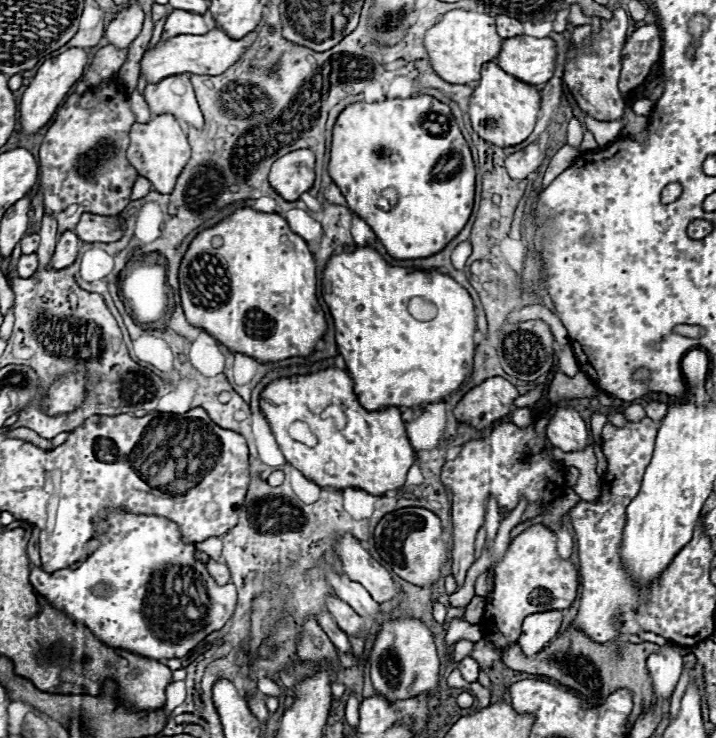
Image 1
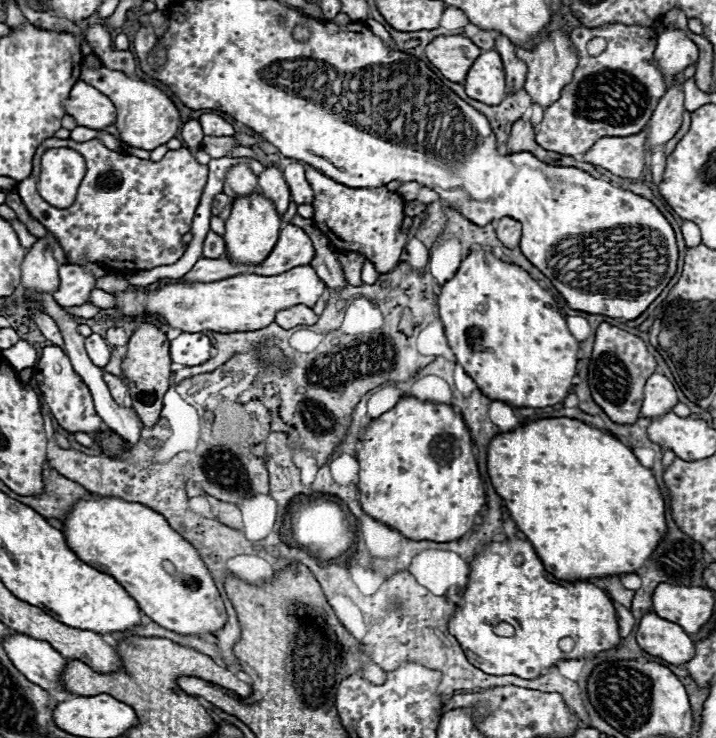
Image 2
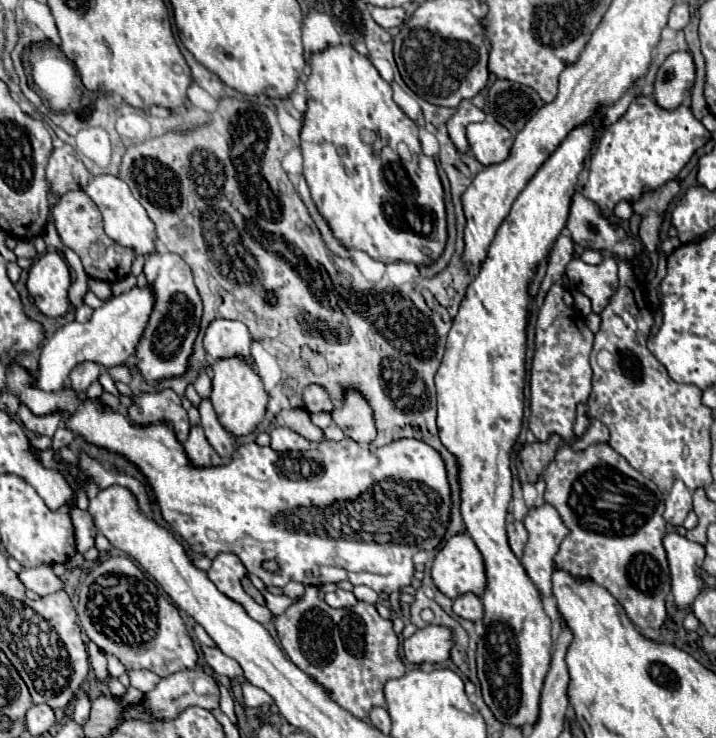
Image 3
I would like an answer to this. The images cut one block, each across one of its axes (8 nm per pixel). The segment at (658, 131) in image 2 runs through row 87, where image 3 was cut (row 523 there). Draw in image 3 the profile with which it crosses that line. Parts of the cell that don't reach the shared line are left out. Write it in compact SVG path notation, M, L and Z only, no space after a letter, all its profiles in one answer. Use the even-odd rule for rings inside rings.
M676 480L666 498L664 520L670 522L672 526L680 526L690 510L692 510L692 492L686 488L682 480Z

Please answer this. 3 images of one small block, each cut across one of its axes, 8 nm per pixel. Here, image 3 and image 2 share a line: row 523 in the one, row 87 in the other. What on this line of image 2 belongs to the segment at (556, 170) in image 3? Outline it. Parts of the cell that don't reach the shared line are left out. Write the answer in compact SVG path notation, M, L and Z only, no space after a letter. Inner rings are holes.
M496 50L482 52L472 68L468 70L468 76L464 80L464 90L470 98L480 100L484 104L496 106L506 96L506 84L504 84L504 68L500 54Z

